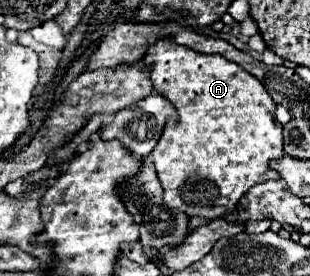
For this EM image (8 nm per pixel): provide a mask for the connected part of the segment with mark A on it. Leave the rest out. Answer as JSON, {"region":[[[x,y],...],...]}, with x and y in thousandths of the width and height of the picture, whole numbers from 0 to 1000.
{"region":[[[552,138],[506,145],[481,167],[481,188],[461,203],[461,232],[487,254],[481,283],[494,319],[558,370],[571,399],[571,420],[539,435],[506,529],[487,551],[506,638],[532,688],[532,739],[552,761],[687,797],[745,775],[771,717],[816,667],[887,645],[868,587],[913,565],[913,457],[887,435],[894,377],[823,275],[719,203],[623,188],[616,174],[565,159]]]}

